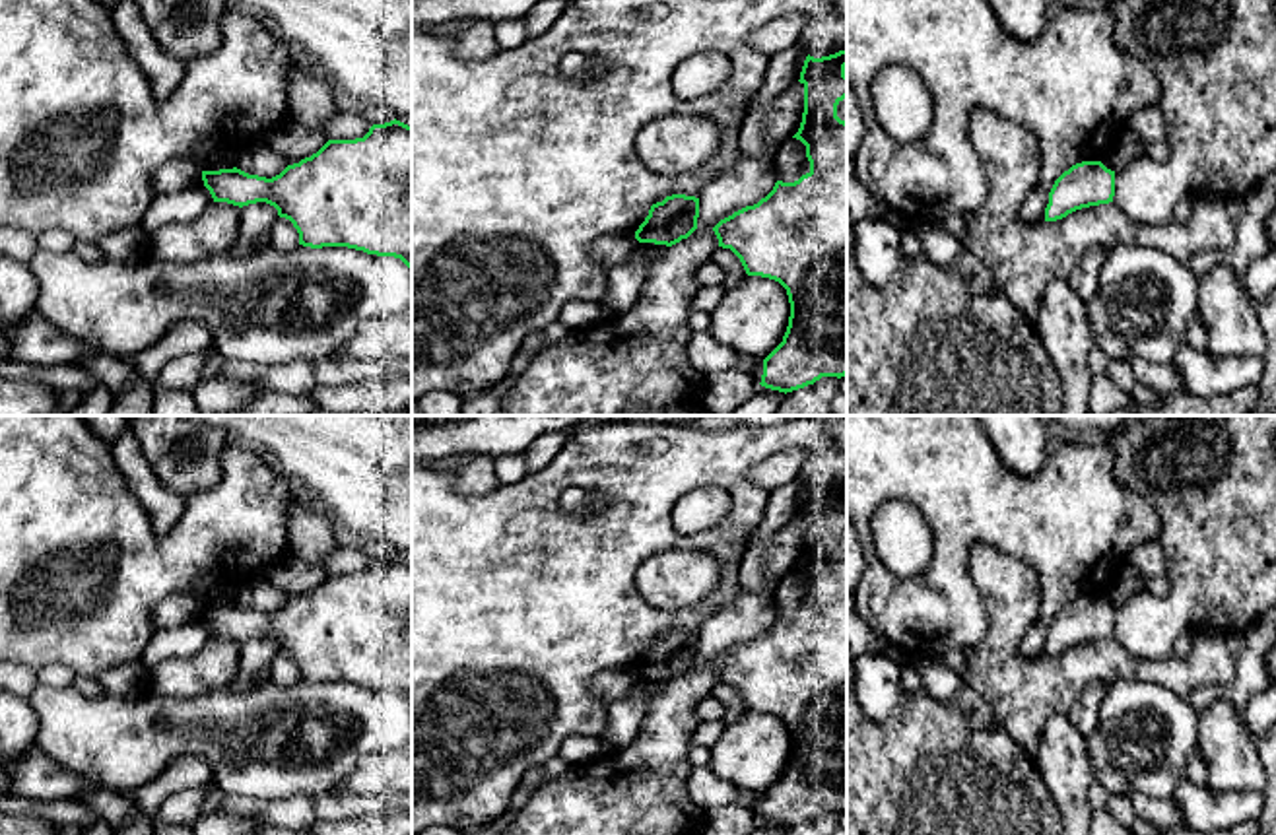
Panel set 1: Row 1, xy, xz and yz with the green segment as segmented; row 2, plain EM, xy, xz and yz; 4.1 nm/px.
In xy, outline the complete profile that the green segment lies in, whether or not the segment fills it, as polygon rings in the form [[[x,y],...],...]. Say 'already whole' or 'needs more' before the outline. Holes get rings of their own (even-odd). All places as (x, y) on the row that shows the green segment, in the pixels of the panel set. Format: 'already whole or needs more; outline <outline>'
already whole; outline [[[390,120],[373,124],[363,138],[328,140],[317,153],[266,179],[237,167],[202,171],[214,202],[249,206],[266,202],[293,223],[299,245],[348,247],[400,258],[412,270],[412,126]]]

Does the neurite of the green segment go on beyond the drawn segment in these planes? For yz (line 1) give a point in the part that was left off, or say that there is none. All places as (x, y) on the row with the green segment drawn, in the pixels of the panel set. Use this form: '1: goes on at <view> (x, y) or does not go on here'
1: does not go on here

